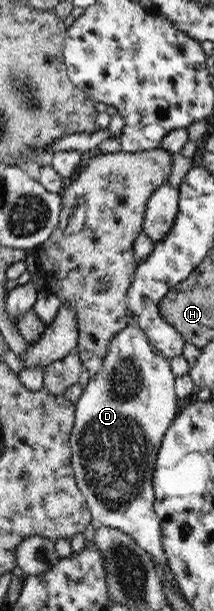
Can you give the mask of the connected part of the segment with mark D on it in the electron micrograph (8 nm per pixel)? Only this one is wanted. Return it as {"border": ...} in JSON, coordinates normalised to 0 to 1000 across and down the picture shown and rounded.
{"border":[[[598,530],[523,552],[486,602],[421,619],[374,651],[350,658],[355,674],[341,705],[327,709],[332,763],[374,807],[397,813],[411,833],[453,861],[570,867],[720,915],[738,933],[766,936],[776,953],[846,971],[836,954],[804,939],[780,905],[762,899],[757,851],[720,841],[715,777],[729,743],[757,735],[762,717],[813,694],[832,678],[832,651],[818,643],[818,610],[799,591],[766,584],[687,542],[645,532]]]}

